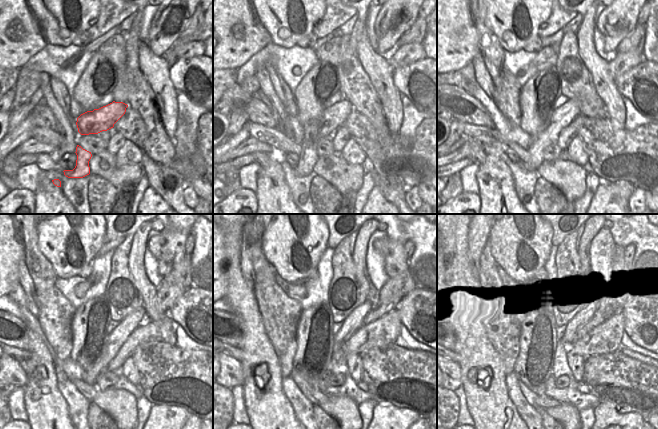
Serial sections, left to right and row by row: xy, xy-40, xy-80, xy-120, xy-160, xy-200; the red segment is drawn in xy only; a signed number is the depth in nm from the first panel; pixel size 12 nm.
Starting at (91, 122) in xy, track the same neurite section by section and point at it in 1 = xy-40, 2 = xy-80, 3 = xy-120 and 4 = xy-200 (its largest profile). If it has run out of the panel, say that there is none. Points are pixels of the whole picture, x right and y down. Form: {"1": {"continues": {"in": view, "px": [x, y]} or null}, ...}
{"1": {"continues": {"in": "xy-40", "px": [334, 116]}}, "2": {"continues": {"in": "xy-80", "px": [562, 116]}}, "3": {"continues": {"in": "xy-120", "px": [119, 335]}}, "4": {"continues": {"in": "xy-200", "px": [581, 315]}}}

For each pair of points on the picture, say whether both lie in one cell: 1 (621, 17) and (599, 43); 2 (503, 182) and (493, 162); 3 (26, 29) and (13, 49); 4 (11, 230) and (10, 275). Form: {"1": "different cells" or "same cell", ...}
{"1": "different cells", "2": "same cell", "3": "same cell", "4": "same cell"}

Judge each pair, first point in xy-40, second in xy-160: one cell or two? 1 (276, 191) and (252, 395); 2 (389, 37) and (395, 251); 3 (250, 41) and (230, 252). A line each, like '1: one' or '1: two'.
1: one
2: one
3: one

